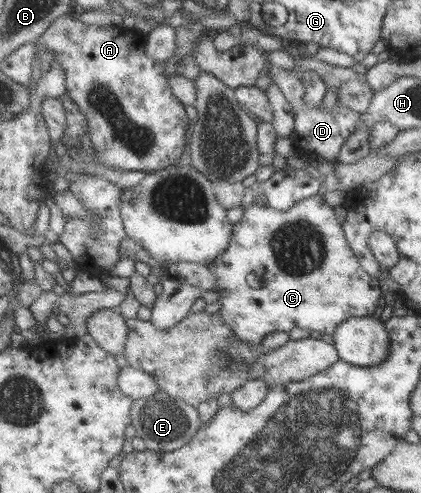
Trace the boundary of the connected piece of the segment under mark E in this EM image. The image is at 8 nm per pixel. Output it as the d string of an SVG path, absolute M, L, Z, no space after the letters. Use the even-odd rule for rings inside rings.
M157 391L153 396L135 400L131 407L132 425L136 434L145 440L149 450L171 452L187 444L201 428L197 408L179 398L171 398L166 392Z

